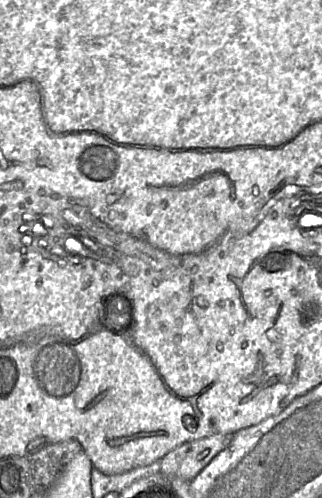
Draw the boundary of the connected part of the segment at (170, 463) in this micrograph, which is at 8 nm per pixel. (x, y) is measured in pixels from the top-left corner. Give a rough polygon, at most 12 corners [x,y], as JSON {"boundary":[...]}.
{"boundary":[[233,434],[180,445],[160,461],[160,473],[190,482]]}

